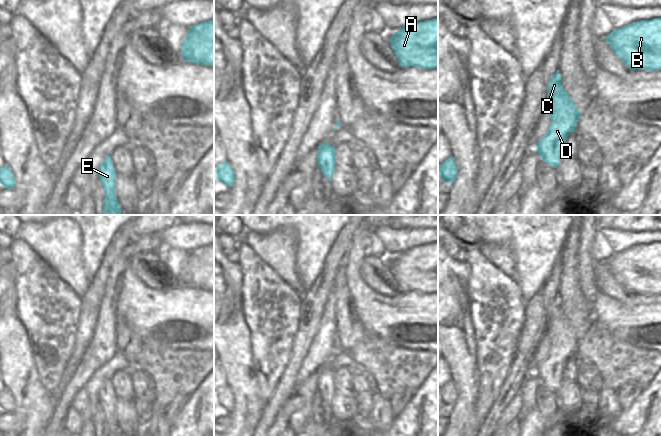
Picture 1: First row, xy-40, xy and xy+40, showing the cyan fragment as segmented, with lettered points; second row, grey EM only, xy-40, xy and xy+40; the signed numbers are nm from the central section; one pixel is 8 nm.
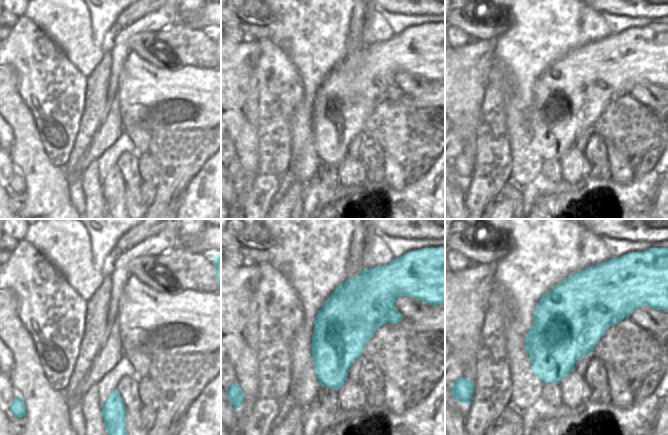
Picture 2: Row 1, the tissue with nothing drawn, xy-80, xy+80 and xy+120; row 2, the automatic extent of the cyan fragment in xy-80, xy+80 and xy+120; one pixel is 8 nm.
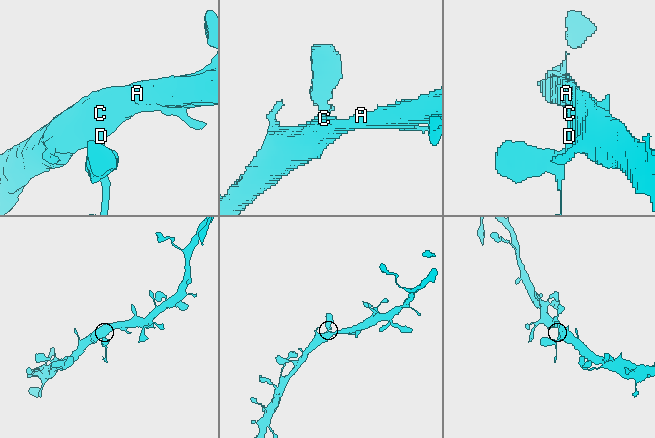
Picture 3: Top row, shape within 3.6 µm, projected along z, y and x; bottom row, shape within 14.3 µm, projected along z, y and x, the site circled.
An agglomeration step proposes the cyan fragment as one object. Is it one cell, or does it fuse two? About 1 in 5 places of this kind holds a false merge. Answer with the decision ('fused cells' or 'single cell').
single cell

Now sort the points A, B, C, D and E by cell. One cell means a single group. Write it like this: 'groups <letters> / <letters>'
groups A B C D E

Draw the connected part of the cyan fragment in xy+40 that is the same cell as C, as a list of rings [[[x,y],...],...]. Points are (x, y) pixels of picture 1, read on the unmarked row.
[[[557,295],[547,309],[547,325],[544,335],[549,337],[551,347],[535,373],[542,385],[556,392],[563,380],[563,369],[567,361],[575,356],[581,339],[575,327],[561,309],[561,299]]]

